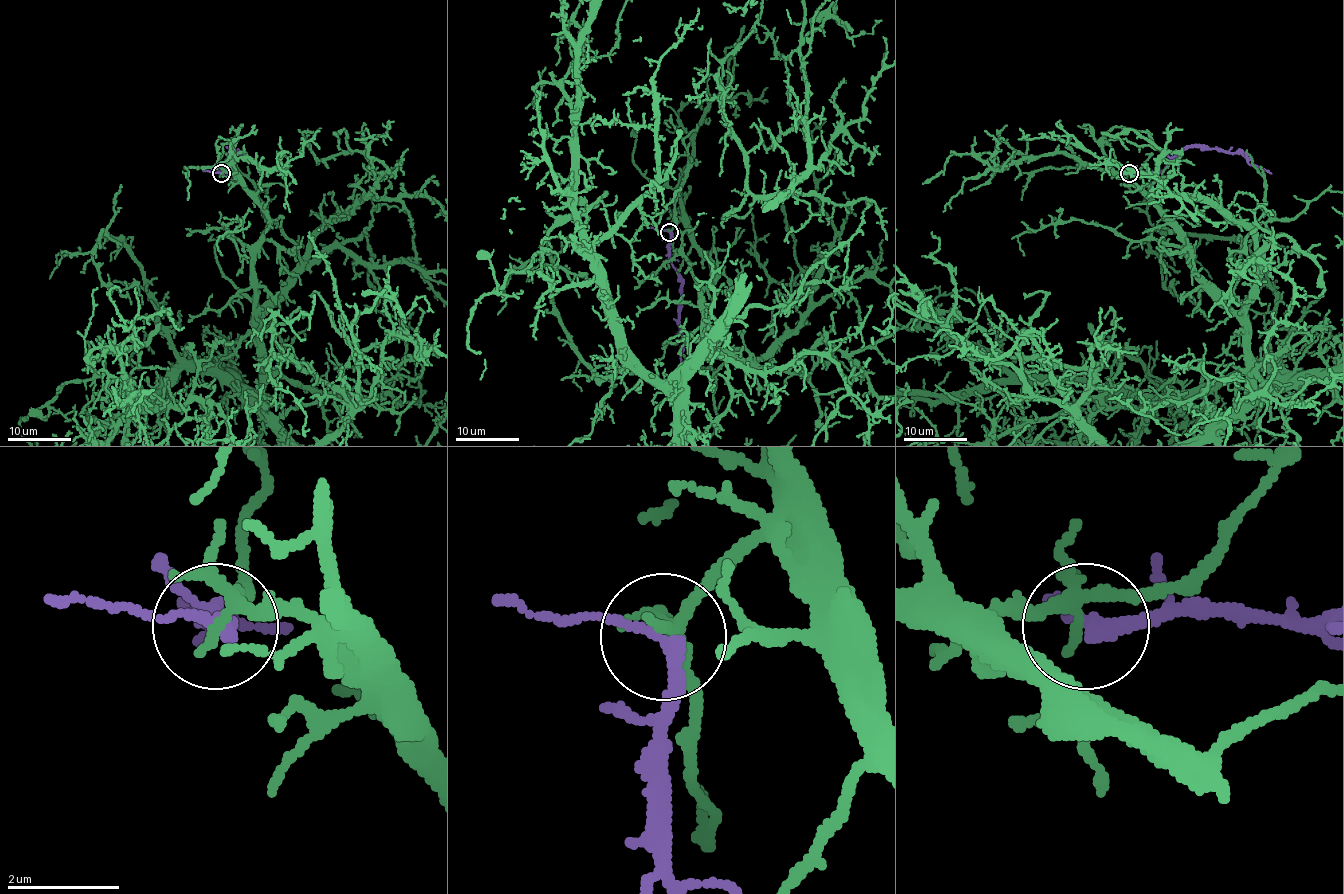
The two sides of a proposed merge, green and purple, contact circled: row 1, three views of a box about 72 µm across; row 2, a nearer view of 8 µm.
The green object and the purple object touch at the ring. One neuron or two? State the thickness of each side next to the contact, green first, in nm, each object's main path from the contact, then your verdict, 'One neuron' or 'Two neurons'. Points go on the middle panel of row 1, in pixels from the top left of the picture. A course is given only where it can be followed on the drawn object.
Thickness 180 nm (green) against 240 nm. Two neurons

